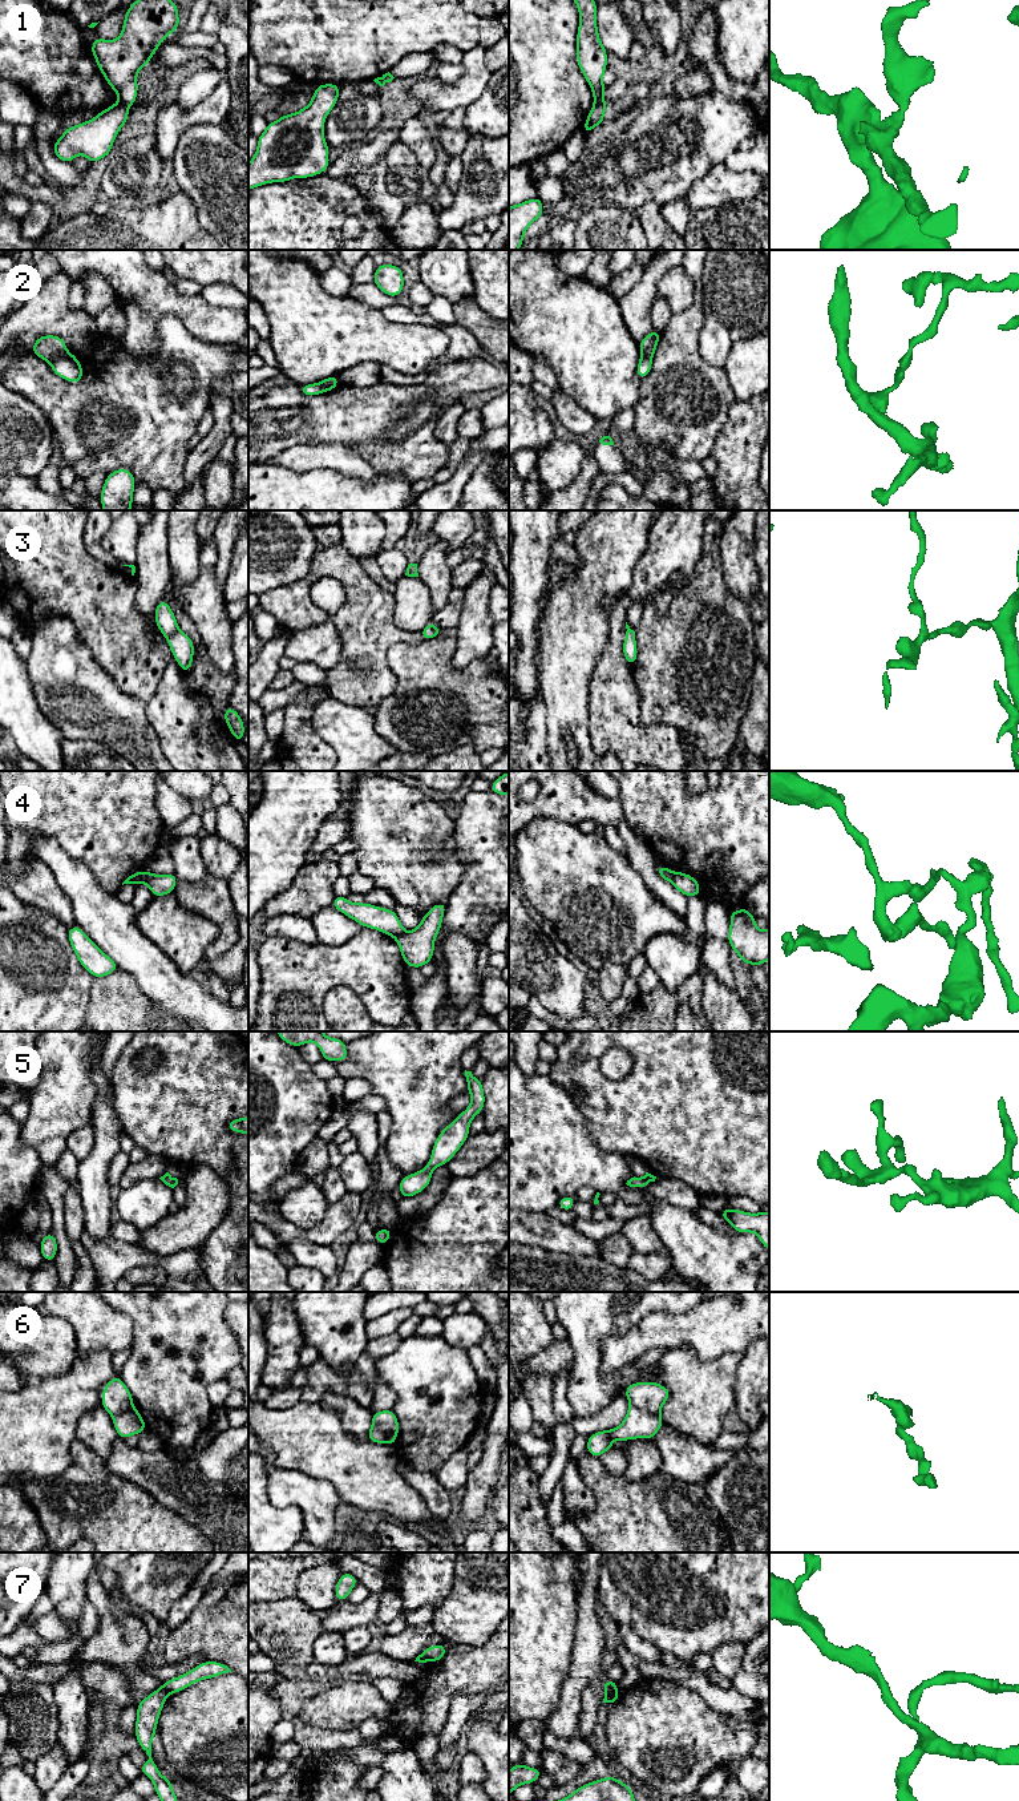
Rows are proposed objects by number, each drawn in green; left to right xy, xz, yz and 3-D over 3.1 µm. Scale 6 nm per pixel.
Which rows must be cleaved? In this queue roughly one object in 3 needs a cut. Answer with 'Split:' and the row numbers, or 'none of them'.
Split: 1, 2, 3, 4, 6, 7

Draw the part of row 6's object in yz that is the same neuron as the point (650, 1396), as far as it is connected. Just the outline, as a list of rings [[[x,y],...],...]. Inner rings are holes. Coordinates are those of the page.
[[[634,1382],[630,1384],[624,1396],[630,1404],[651,1414],[660,1414],[664,1402],[671,1397],[670,1390],[659,1382]]]

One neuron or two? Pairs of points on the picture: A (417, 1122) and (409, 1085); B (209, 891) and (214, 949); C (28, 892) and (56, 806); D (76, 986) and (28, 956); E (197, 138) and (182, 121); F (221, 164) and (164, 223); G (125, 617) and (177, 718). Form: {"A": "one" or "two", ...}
{"A": "one", "B": "one", "C": "two", "D": "one", "E": "two", "F": "two", "G": "two"}

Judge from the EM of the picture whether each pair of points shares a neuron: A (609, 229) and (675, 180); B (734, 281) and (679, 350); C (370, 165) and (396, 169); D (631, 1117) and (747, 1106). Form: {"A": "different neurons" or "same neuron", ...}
{"A": "different neurons", "B": "different neurons", "C": "different neurons", "D": "same neuron"}

